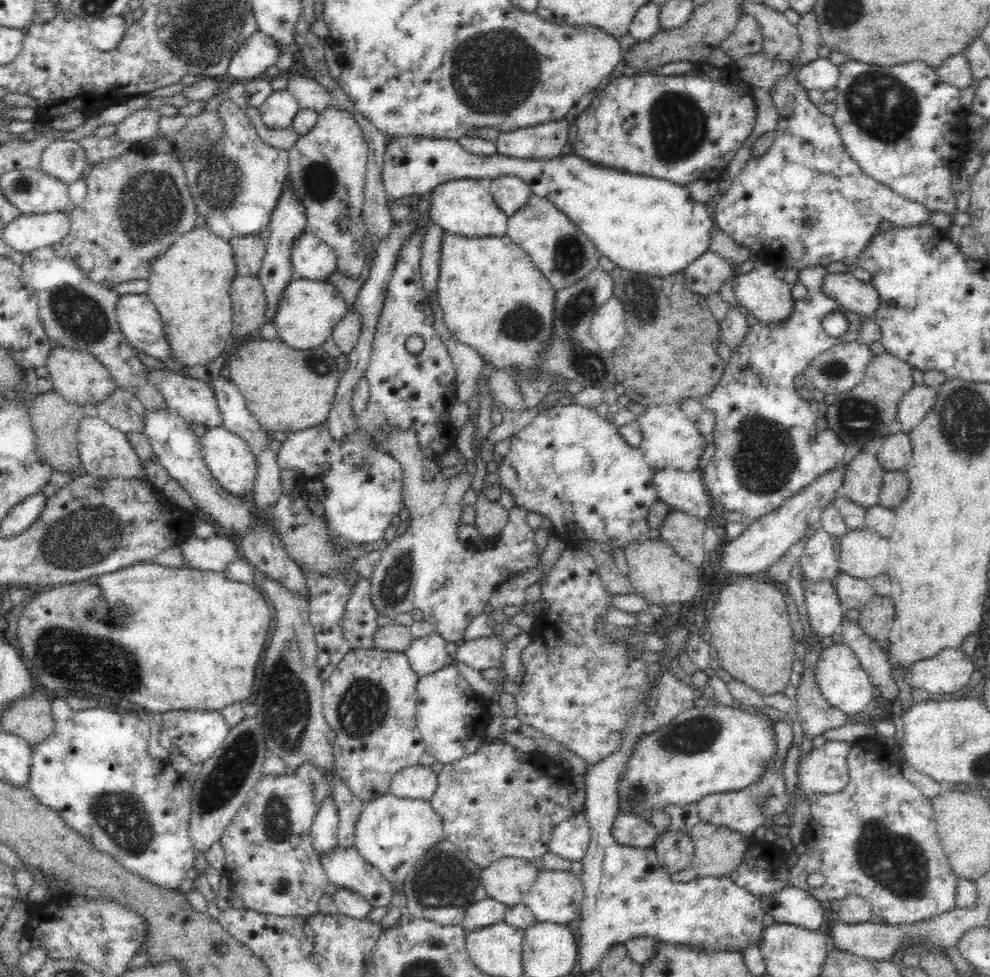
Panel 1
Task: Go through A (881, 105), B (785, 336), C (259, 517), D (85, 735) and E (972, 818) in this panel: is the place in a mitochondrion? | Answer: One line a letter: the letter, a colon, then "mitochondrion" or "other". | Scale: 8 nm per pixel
A: mitochondrion
B: other
C: other
D: other
E: other

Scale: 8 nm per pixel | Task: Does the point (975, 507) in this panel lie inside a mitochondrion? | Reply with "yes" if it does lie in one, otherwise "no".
no

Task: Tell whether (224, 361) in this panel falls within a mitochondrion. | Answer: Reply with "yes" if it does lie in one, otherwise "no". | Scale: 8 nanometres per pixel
no

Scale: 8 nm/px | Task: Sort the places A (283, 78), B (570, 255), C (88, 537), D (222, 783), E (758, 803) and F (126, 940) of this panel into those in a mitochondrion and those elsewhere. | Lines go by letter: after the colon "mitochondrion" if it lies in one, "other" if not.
A: other
B: mitochondrion
C: mitochondrion
D: mitochondrion
E: mitochondrion
F: other

